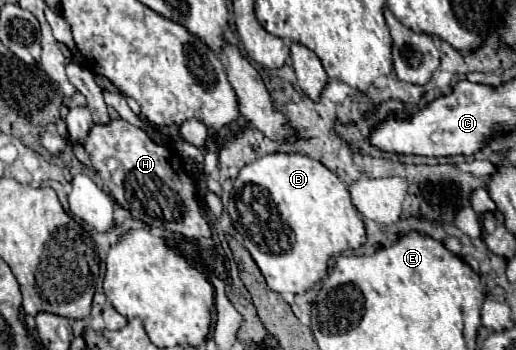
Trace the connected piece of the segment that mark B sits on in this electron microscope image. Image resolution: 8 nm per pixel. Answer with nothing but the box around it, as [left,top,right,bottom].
[227,153,365,293]

